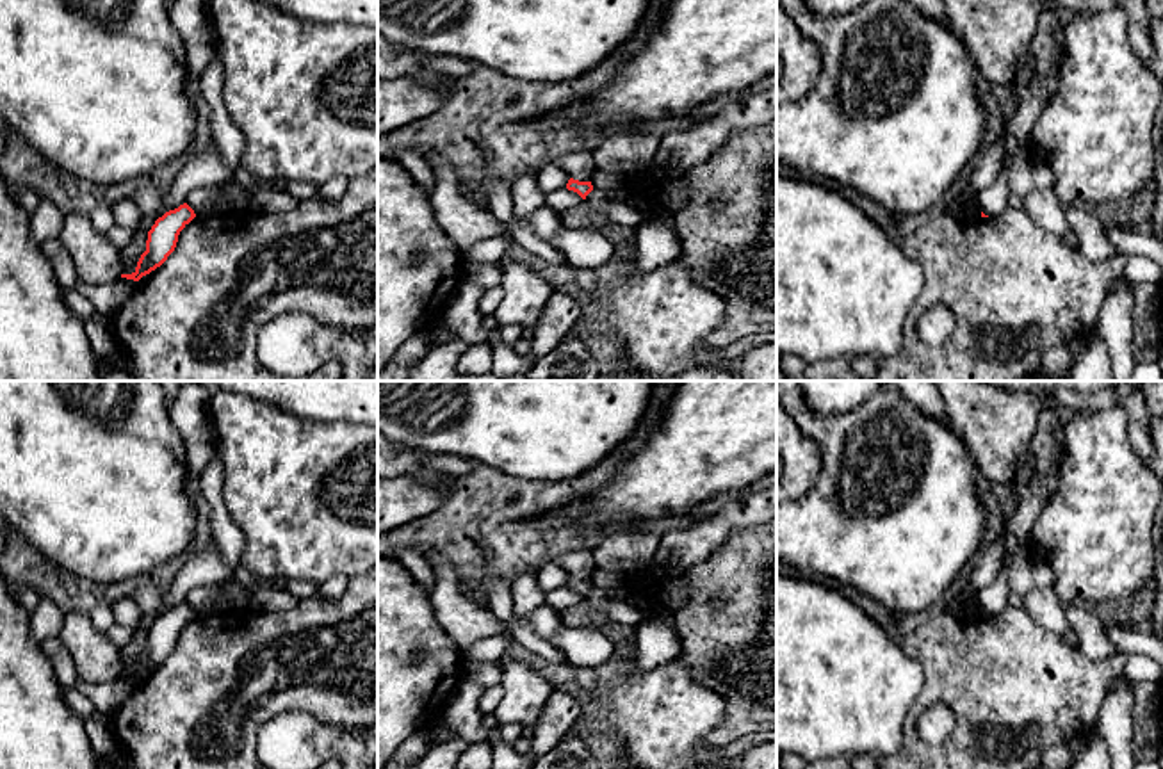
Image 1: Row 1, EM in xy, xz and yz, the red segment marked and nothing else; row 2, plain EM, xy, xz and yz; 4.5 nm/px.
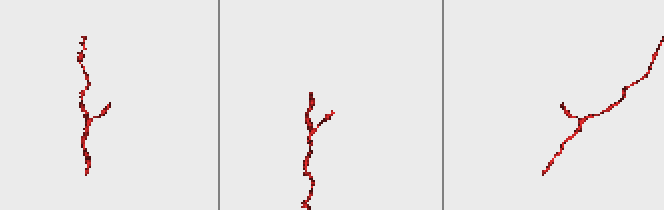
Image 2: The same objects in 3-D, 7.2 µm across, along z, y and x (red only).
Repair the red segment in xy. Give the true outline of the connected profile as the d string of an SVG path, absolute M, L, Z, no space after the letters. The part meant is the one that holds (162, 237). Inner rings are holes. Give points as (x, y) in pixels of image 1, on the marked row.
M187 203L159 217L148 231L146 251L141 255L135 271L132 274L121 274L121 278L139 281L142 276L160 267L175 251L180 231L194 217L196 214Z

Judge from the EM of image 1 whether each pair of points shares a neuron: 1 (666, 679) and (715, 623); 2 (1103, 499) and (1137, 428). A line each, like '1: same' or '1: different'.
1: different
2: different

